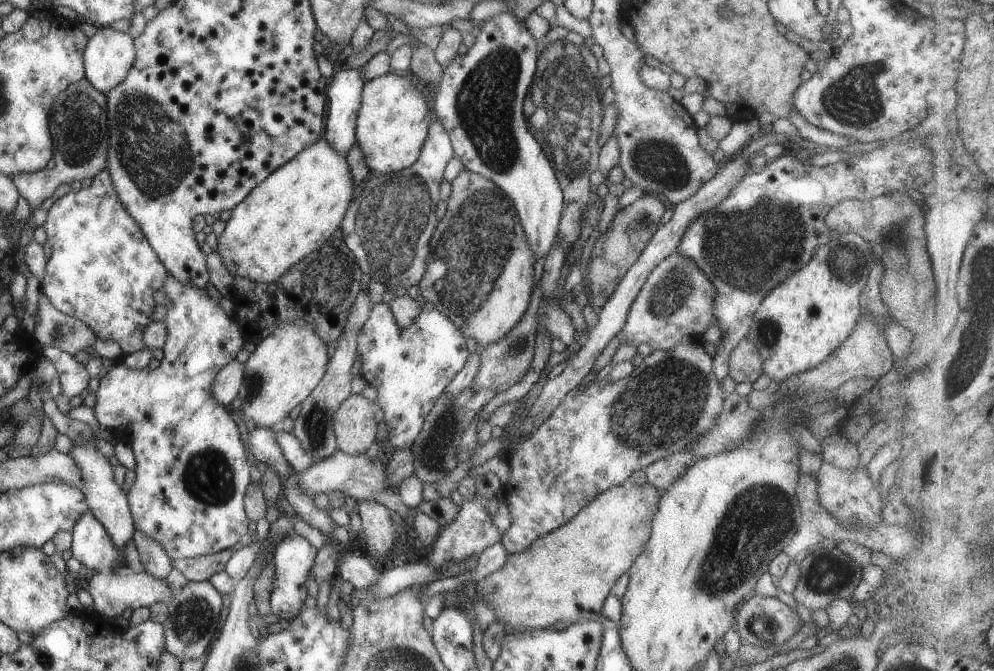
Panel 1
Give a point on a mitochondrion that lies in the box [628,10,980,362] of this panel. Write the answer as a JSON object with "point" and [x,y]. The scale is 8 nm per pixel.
{"point":[756,247]}

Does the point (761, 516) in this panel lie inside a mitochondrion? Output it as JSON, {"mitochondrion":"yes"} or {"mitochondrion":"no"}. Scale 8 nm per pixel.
{"mitochondrion":"yes"}

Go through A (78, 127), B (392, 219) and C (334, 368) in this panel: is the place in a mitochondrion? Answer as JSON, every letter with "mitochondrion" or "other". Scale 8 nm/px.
{"A":"mitochondrion","B":"mitochondrion","C":"other"}

